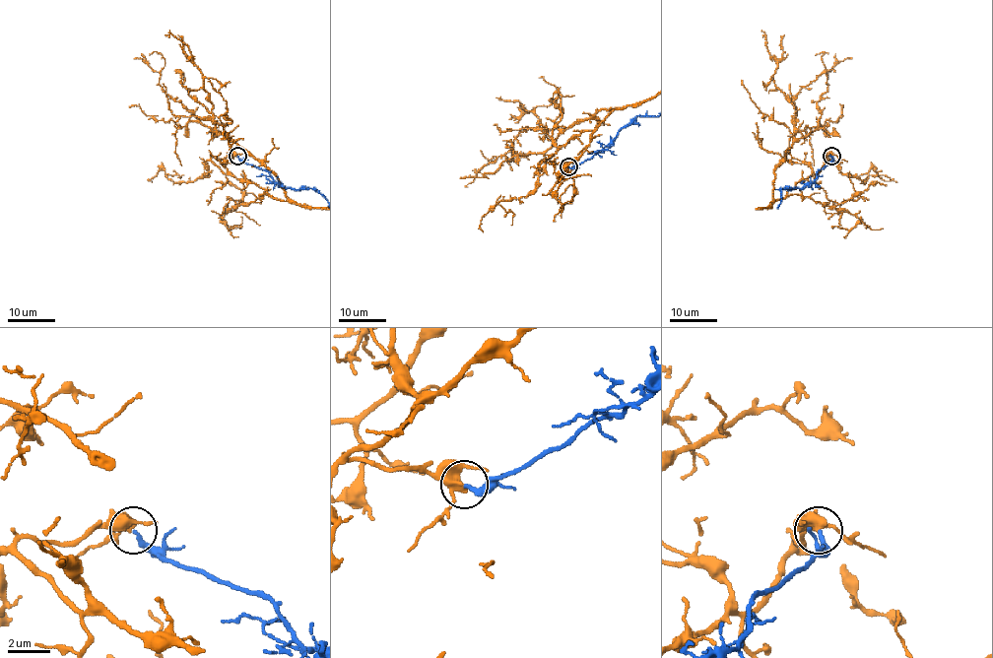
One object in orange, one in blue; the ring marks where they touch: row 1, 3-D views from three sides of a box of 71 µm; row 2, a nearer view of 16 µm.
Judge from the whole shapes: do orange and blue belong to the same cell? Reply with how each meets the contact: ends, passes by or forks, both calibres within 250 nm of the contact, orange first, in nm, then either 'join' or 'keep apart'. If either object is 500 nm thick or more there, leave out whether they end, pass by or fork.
orange passes by | blue ends | 460/200 nm | keep apart

